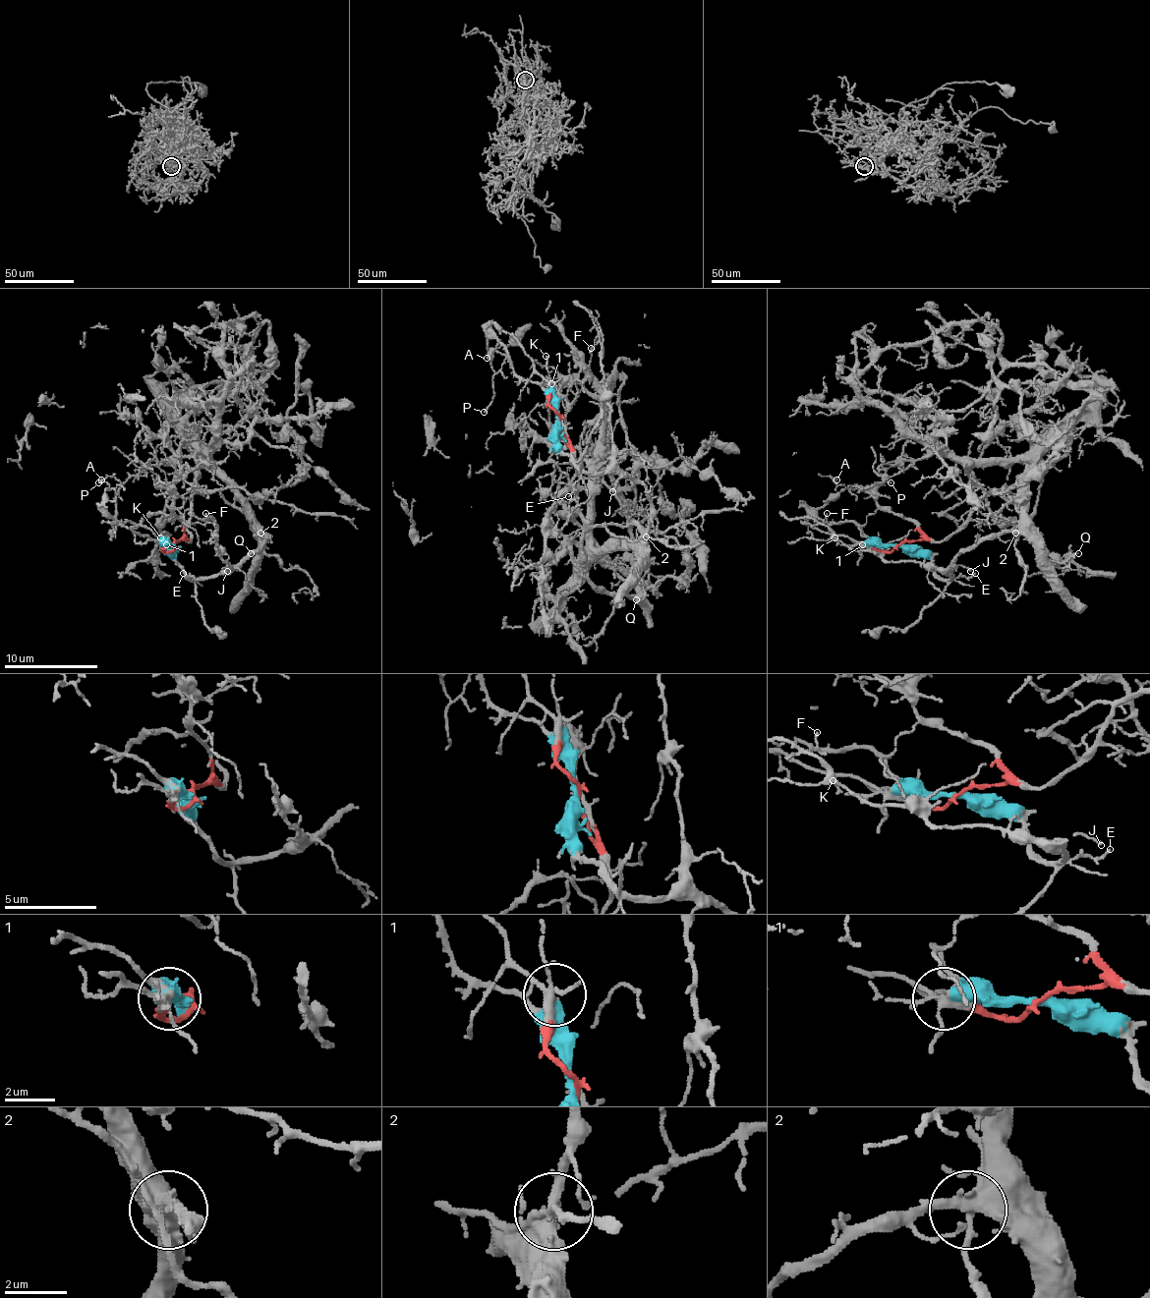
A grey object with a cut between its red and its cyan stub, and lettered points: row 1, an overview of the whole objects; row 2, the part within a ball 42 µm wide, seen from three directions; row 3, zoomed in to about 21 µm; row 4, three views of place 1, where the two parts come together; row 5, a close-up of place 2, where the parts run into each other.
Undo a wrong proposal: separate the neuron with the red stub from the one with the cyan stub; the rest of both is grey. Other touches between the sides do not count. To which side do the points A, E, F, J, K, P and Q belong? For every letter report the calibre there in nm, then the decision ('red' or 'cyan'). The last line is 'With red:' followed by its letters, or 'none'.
A: 110 nm | cyan
E: 90 nm | cyan
F: 70 nm | cyan
J: 140 nm | cyan
K: 130 nm | cyan
P: 120 nm | cyan
Q: 100 nm | cyan
With red: none

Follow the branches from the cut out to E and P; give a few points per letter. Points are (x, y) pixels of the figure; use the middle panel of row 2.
E: (557, 420), (557, 448), (576, 467), (581, 478), (569, 497)
P: (557, 420), (557, 403), (534, 382), (515, 372), (508, 352), (491, 338), (487, 342), (493, 391), (485, 413)

